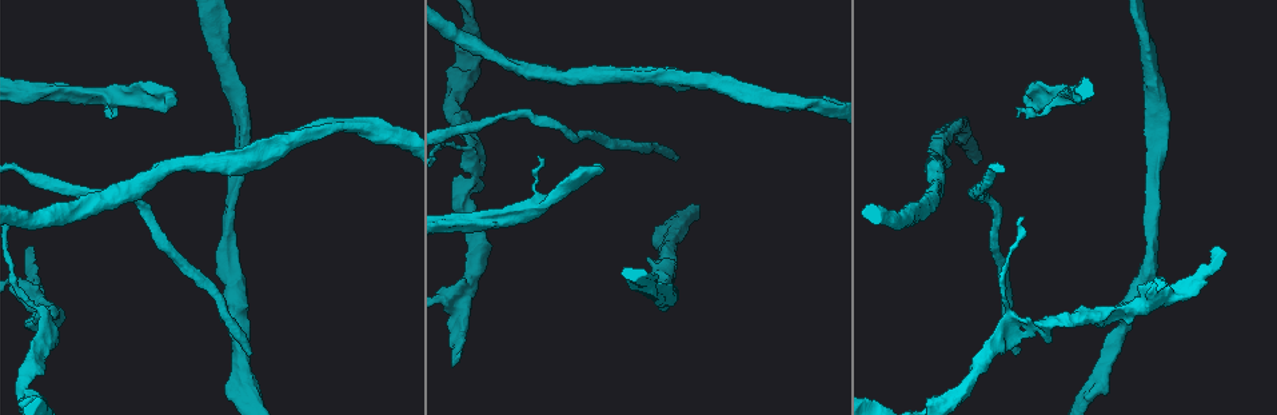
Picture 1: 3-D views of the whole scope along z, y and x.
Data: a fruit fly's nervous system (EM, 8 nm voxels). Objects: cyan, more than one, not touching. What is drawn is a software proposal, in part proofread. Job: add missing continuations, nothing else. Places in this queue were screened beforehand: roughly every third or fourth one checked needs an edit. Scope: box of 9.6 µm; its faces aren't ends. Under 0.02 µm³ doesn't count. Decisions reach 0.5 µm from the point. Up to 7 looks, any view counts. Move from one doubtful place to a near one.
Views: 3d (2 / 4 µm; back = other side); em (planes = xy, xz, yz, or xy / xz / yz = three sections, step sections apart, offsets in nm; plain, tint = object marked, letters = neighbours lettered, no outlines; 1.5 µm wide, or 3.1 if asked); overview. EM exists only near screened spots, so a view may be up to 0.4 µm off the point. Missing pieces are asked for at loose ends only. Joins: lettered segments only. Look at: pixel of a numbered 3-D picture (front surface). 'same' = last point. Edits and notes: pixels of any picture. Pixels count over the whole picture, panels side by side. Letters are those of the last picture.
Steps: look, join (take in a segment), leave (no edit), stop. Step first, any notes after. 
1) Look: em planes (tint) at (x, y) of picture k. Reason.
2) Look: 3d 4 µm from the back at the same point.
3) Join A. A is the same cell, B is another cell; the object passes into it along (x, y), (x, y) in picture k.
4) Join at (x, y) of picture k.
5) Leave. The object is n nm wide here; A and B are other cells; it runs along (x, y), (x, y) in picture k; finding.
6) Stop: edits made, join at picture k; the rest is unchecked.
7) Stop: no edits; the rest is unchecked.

Look: em planes (letters) at (249, 357) of picture 1. Long arm stops here.

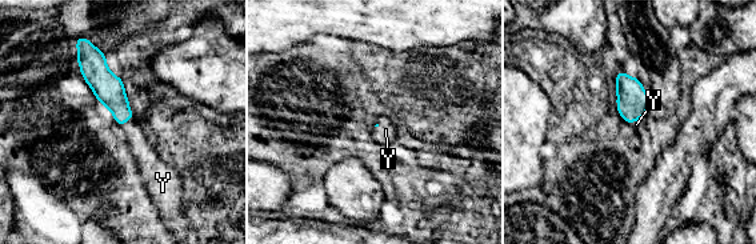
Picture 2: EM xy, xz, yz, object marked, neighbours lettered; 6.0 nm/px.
Join Y. Y is the same cell; the object passes into it along (108, 88), (127, 119), (144, 154) in picture 2; the neuron continues.

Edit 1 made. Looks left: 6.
Look: 3d 4 µm at (28, 248) of picture 1. Branch stops here.

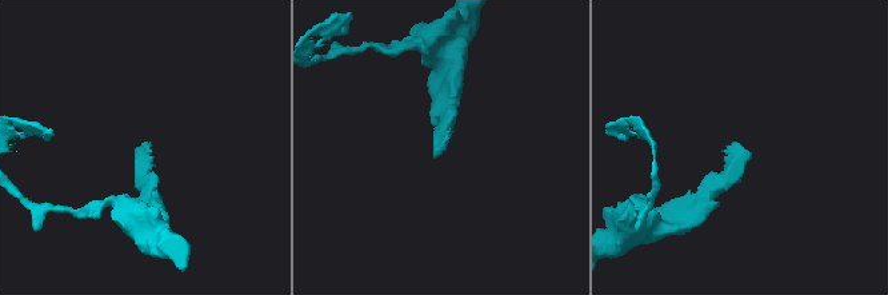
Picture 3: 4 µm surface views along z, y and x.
Look: em planes (plain) at (444, 142) of picture 3.

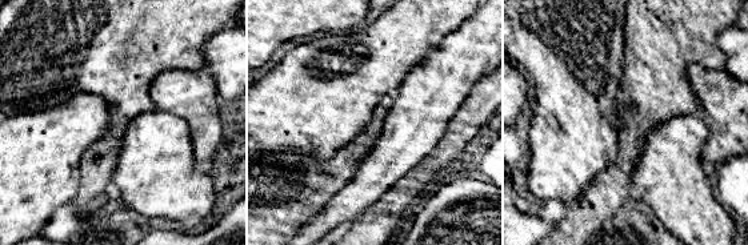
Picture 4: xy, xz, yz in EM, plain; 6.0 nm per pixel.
Look: em planes (letters) at the same point.

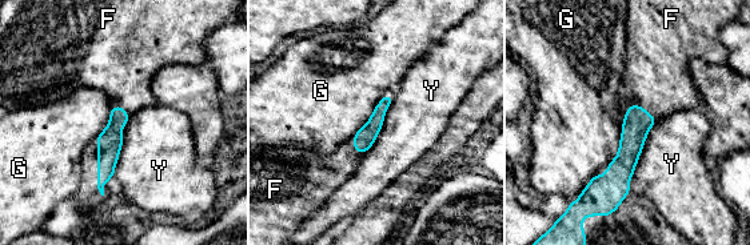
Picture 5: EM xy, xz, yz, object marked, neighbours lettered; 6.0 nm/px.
Join F. F is the same cell, G and Y are other cells; the object passes into it along (638, 121), (638, 105), (655, 76) in picture 5; it goes on there.

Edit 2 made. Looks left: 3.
Look: em xz step 4 (tint) at (600, 169) of picture 1. Branch stops here.

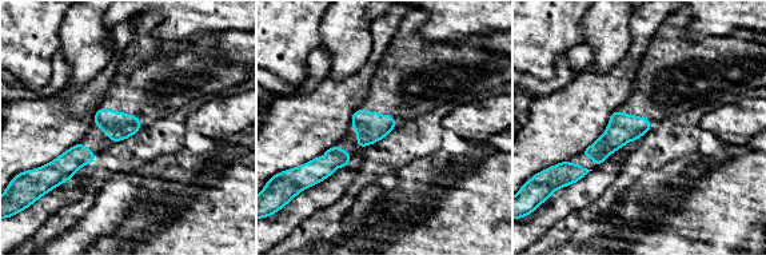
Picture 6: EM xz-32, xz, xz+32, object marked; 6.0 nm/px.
Look: em planes (letters) at the same point.

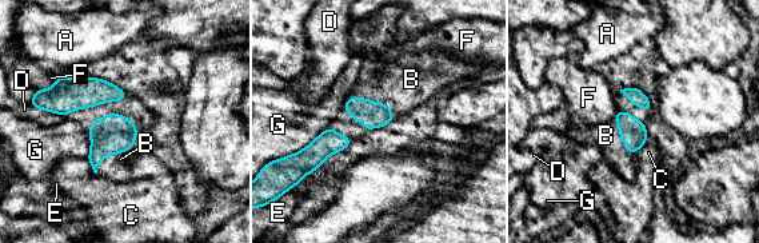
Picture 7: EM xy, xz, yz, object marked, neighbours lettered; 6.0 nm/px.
Join B. B is the same cell, A, C, D, E, F and G are other cells; the object passes into it along (110, 135), (116, 154), (120, 159) in picture 7; the neuron continues.

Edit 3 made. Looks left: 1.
Stop: edits made, join at picture 2, join at picture 5, join at picture 7; the rest is unchecked.

